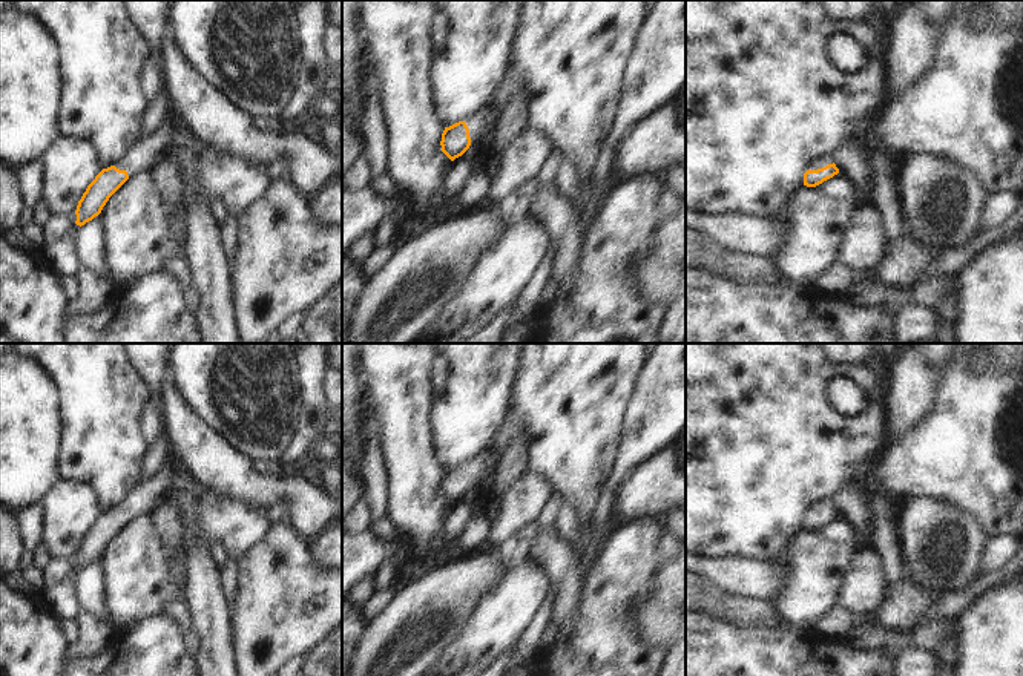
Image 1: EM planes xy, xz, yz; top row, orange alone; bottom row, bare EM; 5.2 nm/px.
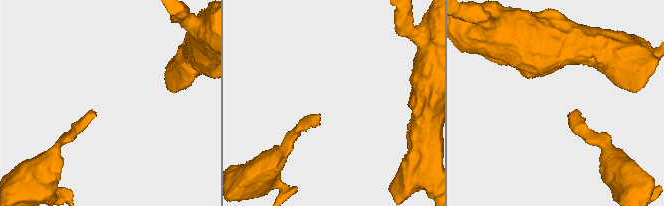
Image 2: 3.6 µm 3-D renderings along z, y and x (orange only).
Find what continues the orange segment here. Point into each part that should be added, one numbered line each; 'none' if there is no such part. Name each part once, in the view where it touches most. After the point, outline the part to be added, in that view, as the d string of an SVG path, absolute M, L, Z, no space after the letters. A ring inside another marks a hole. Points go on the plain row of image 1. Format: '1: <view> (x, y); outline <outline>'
1: yz (821, 505); outline M827 498L817 500L817 501L814 501L813 504L808 506L808 509L805 510L804 517L805 517L807 514L822 512L822 510L825 510L825 509L828 509L828 507L833 507L833 501L831 501L831 500L827 500Z

